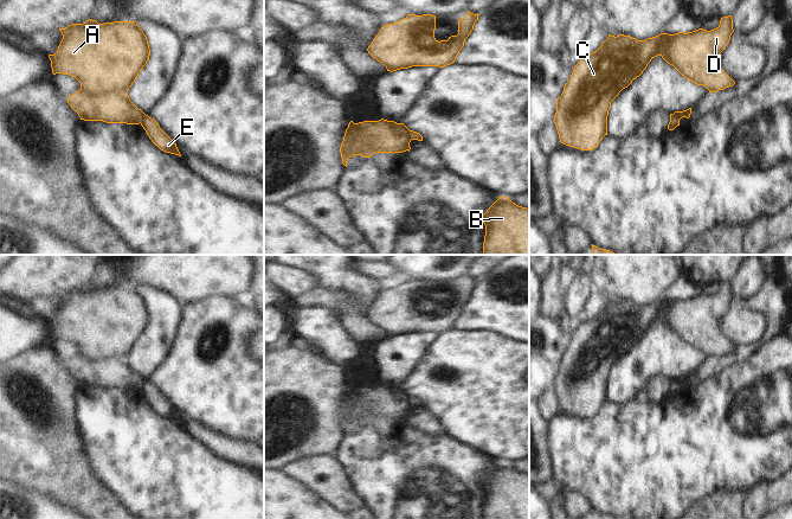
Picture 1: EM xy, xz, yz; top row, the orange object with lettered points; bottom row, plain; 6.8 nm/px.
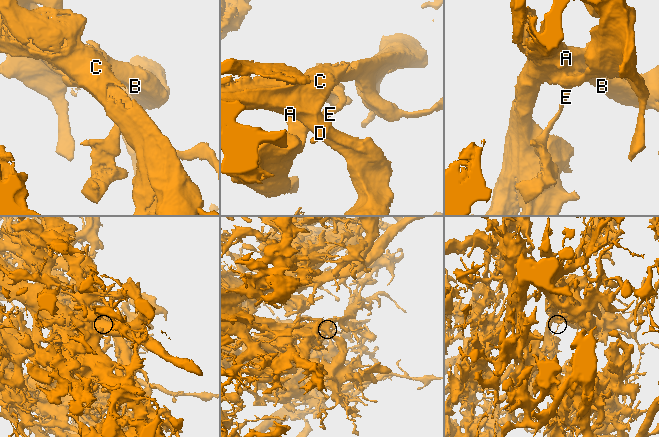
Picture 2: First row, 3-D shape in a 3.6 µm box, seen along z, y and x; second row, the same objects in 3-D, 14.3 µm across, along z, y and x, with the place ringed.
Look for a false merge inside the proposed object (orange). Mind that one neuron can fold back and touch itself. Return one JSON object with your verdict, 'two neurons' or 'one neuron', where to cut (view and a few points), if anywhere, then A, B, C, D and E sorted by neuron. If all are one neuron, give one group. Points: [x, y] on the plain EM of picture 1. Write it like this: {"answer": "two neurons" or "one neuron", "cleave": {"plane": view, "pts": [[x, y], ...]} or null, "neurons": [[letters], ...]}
{"answer": "two neurons", "cleave": {"plane": "yz", "pts": [[670, 382], [675, 380], [680, 384]]}, "neurons": [["A", "B", "C", "D"], ["E"]]}

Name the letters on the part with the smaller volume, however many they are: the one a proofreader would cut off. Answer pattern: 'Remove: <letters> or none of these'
Remove: E

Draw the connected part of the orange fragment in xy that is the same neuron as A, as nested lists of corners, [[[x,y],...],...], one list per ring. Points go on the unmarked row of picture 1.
[[[89,284],[59,296],[63,305],[58,315],[49,320],[52,339],[70,340],[81,348],[81,354],[67,364],[81,385],[140,390],[146,379],[130,366],[127,358],[149,326],[150,314],[137,288],[123,286],[98,289]]]

